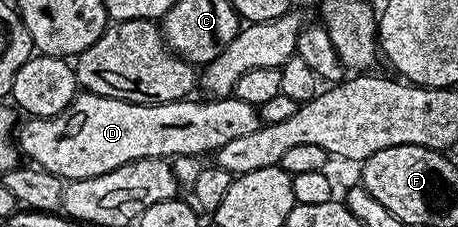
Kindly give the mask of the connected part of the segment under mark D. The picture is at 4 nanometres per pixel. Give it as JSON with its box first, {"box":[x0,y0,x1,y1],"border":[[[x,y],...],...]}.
{"box":[17,92,261,180],"border":[[[79,92],[57,116],[28,117],[27,123],[18,127],[17,145],[38,169],[74,180],[101,176],[142,158],[171,160],[174,154],[210,155],[229,144],[229,140],[237,140],[261,125],[258,109],[245,104],[245,100],[228,96],[207,102],[191,101],[142,106]]]}

